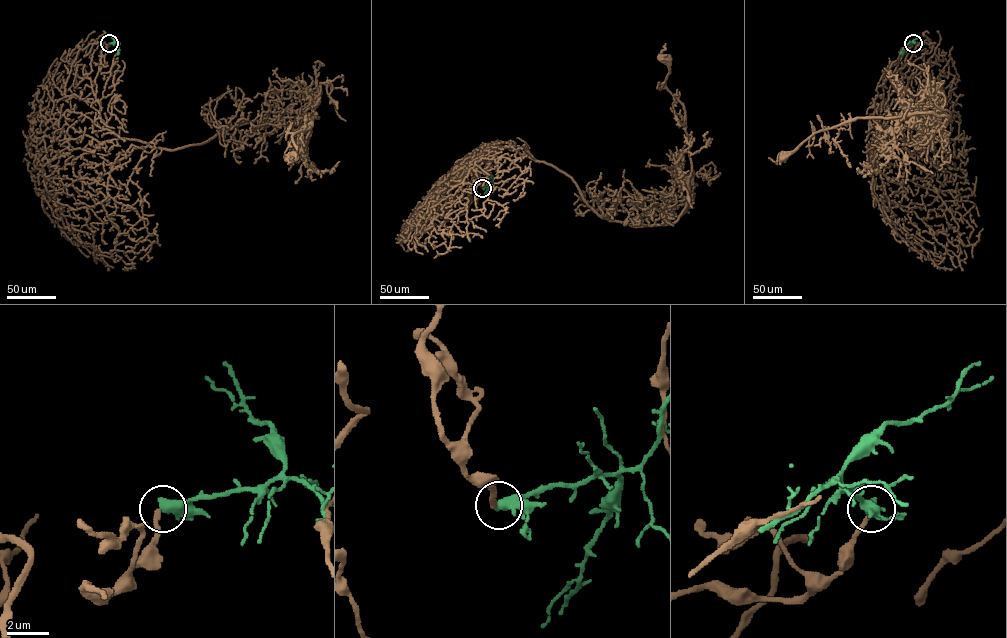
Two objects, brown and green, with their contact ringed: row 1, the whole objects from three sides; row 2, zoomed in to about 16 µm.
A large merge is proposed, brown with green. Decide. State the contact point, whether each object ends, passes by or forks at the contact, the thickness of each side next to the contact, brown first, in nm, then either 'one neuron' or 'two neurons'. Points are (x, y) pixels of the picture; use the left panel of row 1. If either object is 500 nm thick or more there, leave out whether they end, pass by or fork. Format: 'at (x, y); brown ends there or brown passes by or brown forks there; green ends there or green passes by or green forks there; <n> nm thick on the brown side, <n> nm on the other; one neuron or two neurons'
at (109, 43); 220 nm thick on the brown side, 600 nm on the other; two neurons

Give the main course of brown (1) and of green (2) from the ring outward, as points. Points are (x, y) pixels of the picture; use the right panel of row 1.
1: (913, 43), (899, 53), (871, 138), (888, 149), (943, 128), (950, 118), (932, 113), (857, 117), (781, 155)
2: (913, 43), (908, 44), (900, 54)

